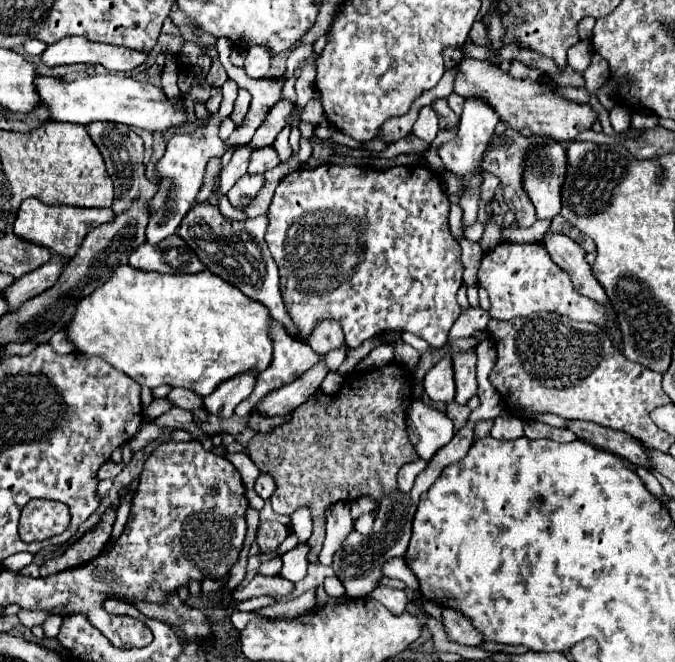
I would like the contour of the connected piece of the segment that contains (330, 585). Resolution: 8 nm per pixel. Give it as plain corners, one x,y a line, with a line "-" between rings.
330,576
330,578
324,580
324,590
326,590
326,594
332,596
332,598
338,598
338,596
344,596
344,594
346,594
342,582
338,582
336,576

